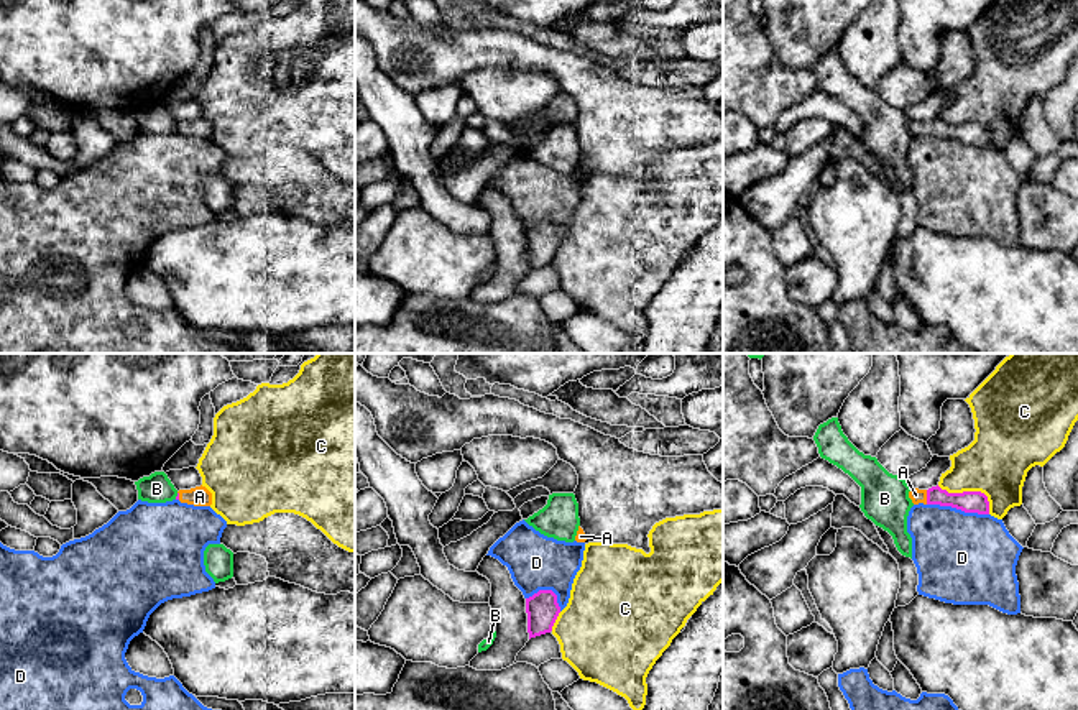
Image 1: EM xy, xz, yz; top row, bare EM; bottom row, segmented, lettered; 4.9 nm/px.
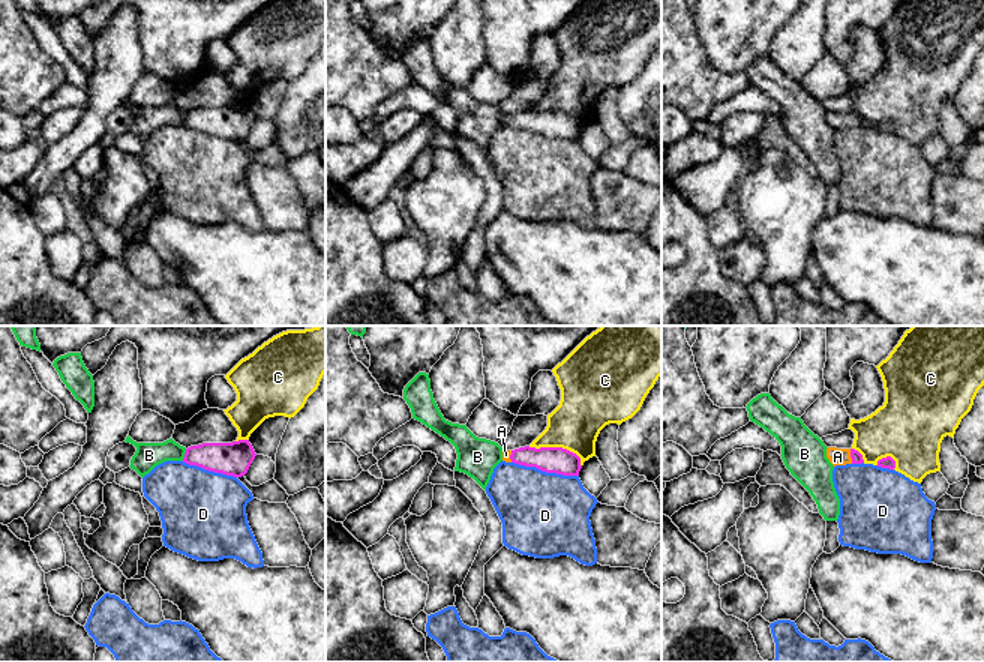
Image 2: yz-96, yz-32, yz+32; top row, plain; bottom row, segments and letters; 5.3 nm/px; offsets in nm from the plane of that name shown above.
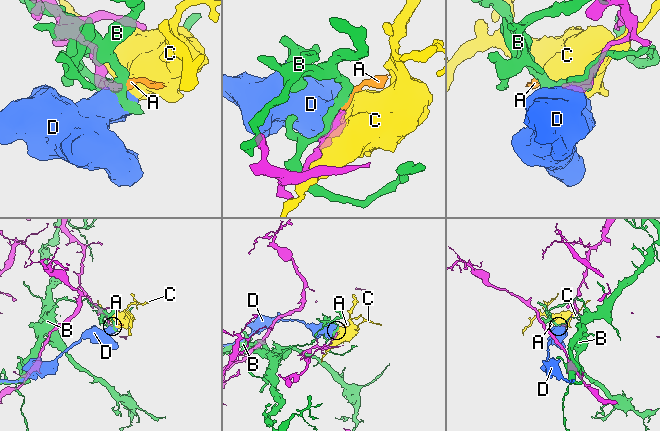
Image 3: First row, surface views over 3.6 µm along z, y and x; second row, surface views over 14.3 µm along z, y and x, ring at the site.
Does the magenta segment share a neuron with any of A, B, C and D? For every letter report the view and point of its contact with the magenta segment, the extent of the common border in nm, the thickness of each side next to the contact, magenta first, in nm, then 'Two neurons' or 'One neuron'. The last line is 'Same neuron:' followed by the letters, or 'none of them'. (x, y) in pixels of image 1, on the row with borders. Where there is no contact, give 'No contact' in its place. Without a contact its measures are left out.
A: Touches magenta at yz (927, 497). Shared border 70 nm. Thickness 110 nm (magenta) against 70 nm. One neuron
B: Touches magenta at xy (176, 497). Shared border 40 nm. Thickness 20 nm (magenta) against 140 nm. Two neurons
C: Touches magenta at yz (970, 492). Shared border 300 nm. Thickness 110 nm (magenta) against 320 nm. Two neurons
D: Touches magenta at yz (958, 508). Shared border 300 nm. Thickness 110 nm (magenta) against 440 nm. Two neurons
Same neuron: A

